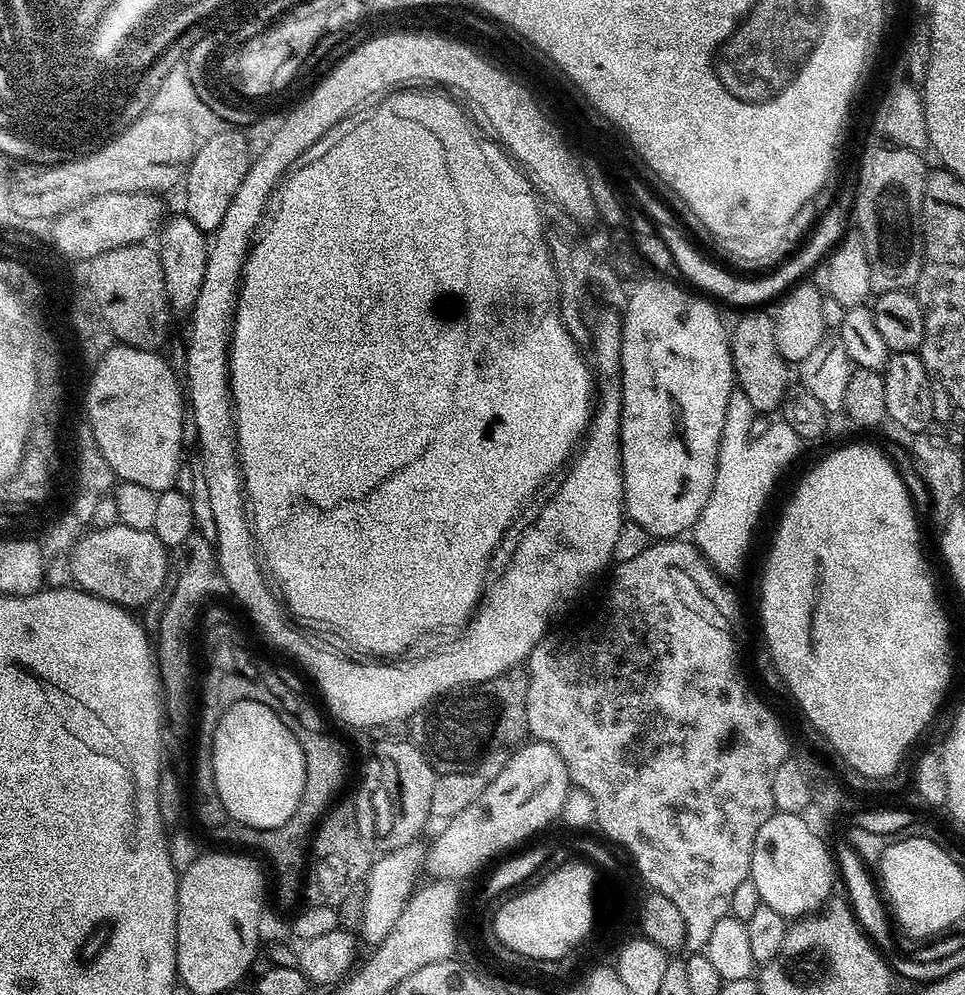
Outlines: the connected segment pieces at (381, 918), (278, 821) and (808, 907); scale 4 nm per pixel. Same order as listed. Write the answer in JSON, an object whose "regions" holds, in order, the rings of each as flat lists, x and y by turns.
{"regions":[[[413,842,393,848,383,853,385,856,377,855,372,861,371,868,368,869,364,894,364,920,360,923,359,931,364,932,364,936,369,940,369,945,375,946,394,930,394,922,398,922,398,914,406,906,406,902,411,898,413,892,418,887,416,875,422,872,422,865,426,855,425,845,420,842]],[[242,700,230,706,217,724,212,742,212,773,222,798,225,813,235,823,245,824,251,828,277,828,294,814,304,789,304,751,298,746,298,738,274,714,269,706,260,702]],[[776,812,769,820,762,822,758,838,754,838,751,880,758,886,760,903,778,910,786,918,803,918,811,916,825,907,826,901,833,895,832,872,834,876,834,856,824,845,825,837,810,830,800,814]]]}

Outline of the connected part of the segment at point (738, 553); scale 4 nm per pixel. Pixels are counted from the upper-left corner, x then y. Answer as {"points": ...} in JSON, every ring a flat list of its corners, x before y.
{"points":[[733,390,730,402,726,402,726,422,720,435,714,490,710,490,710,499,706,506,702,506,702,514,690,530,691,539,701,554,725,578,732,578,743,566,752,535,756,532,756,523,764,512,764,503,775,490,780,475,795,462,802,447,800,436,783,422,773,422,770,430,761,436,753,436,750,430,753,415,748,399]]}

